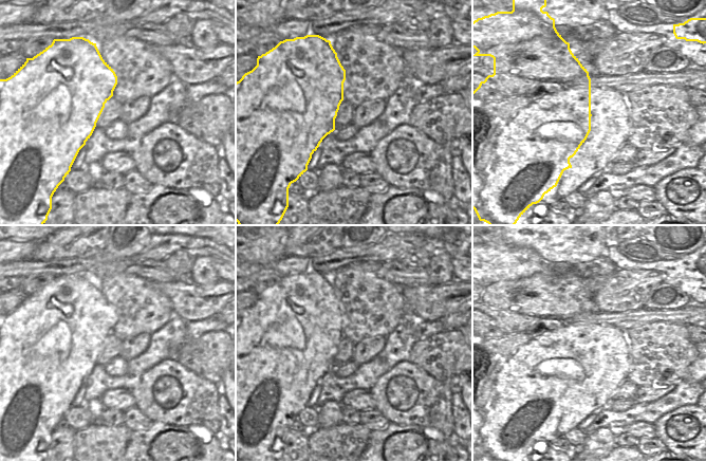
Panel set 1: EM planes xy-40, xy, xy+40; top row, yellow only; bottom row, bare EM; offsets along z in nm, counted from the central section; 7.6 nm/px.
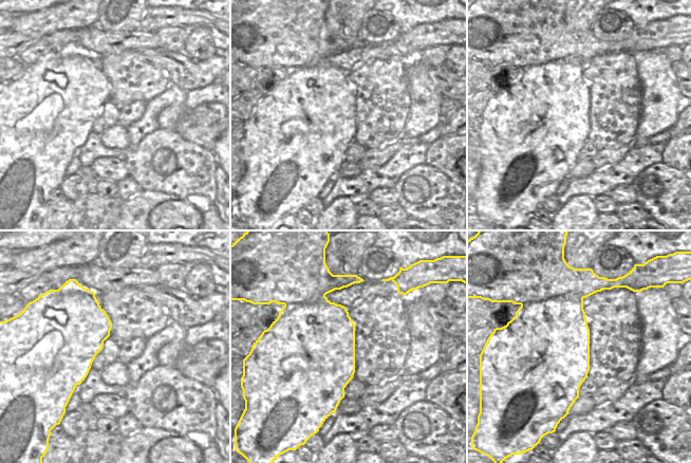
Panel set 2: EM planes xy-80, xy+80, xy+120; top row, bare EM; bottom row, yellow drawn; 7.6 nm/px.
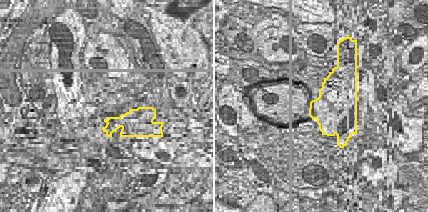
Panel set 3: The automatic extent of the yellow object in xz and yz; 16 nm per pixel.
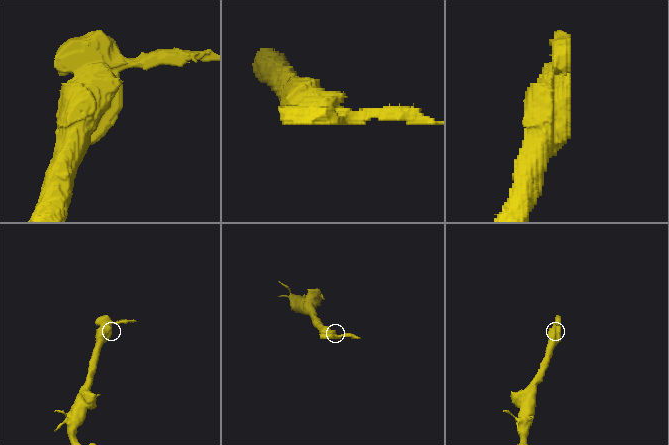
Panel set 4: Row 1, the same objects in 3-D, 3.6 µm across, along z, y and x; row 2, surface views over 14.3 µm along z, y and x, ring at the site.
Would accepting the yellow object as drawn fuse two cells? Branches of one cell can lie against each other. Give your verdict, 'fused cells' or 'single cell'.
fused cells

